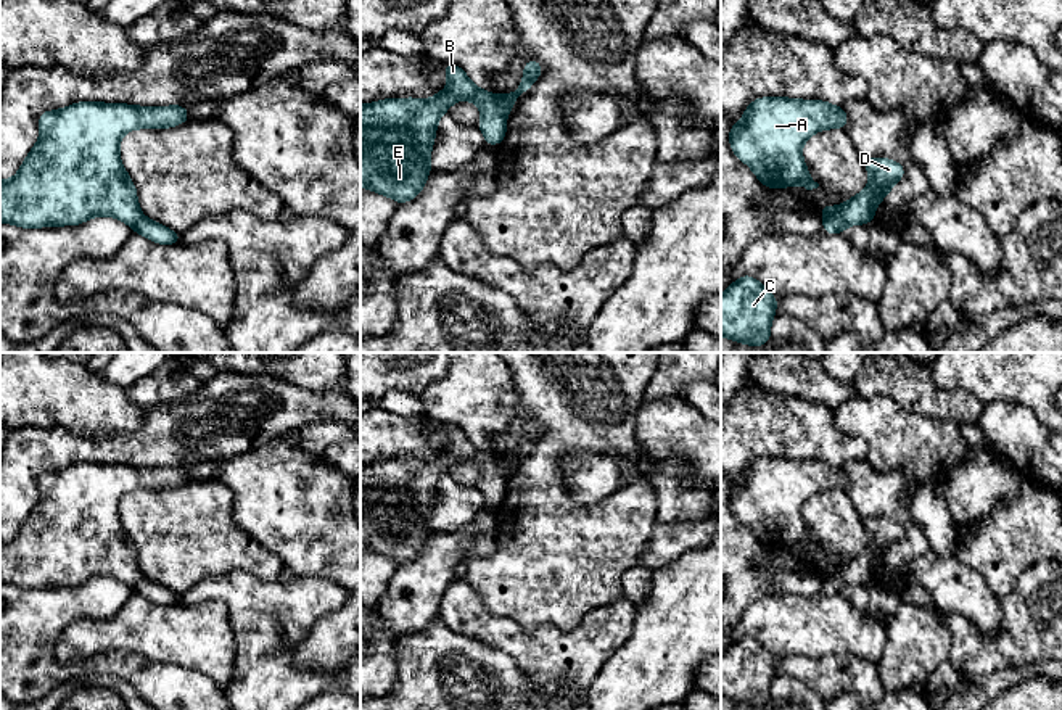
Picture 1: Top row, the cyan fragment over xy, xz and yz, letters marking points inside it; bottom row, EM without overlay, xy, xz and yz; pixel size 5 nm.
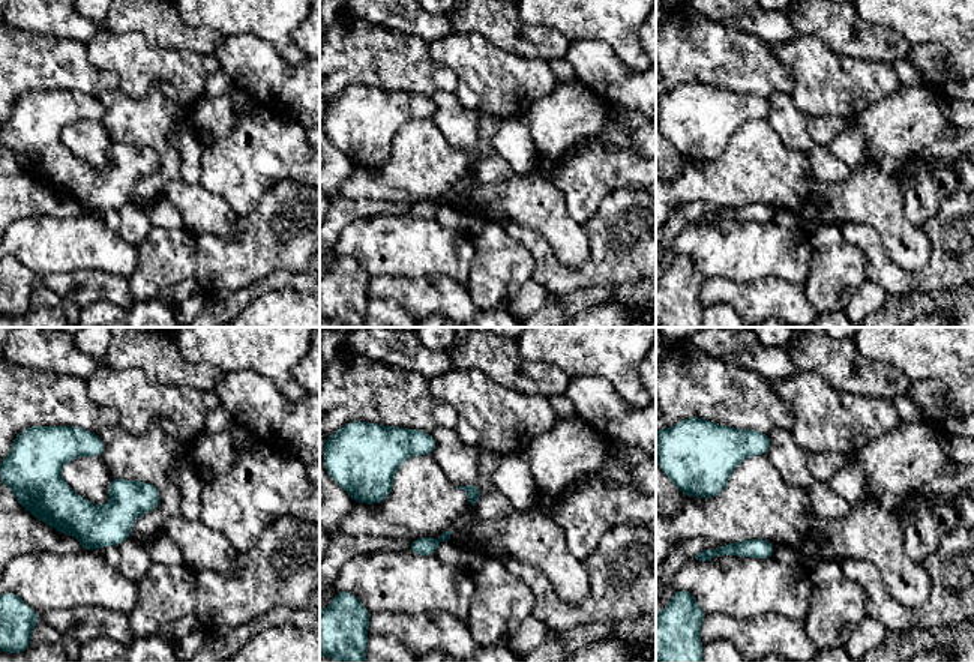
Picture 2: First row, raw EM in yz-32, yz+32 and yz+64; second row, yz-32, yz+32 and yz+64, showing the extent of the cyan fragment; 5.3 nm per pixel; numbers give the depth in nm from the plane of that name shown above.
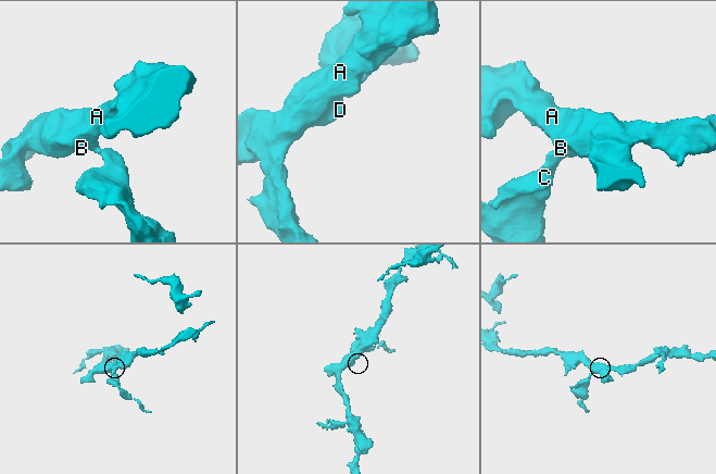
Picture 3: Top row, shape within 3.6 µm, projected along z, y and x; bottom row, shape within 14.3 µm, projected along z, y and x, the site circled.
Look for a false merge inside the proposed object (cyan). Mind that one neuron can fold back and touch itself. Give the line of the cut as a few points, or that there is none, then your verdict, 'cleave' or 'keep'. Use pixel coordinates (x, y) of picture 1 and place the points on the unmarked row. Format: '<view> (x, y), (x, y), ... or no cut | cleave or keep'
yz (824, 577), (834, 577), (847, 586) | cleave

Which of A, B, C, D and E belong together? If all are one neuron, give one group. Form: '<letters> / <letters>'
A B D E / C

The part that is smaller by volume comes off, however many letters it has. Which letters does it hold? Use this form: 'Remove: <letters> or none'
Remove: C

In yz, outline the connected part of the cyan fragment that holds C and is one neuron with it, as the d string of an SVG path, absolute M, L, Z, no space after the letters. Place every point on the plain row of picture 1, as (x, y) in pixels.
M755 638L735 639L721 655L721 697L748 707L764 707L771 702L777 662Z

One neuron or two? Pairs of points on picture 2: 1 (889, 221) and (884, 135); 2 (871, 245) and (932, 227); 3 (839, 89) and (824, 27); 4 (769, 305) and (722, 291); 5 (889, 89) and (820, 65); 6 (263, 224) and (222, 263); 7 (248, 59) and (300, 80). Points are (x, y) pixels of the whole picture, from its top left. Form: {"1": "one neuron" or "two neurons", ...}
{"1": "one neuron", "2": "one neuron", "3": "two neurons", "4": "one neuron", "5": "one neuron", "6": "one neuron", "7": "one neuron"}

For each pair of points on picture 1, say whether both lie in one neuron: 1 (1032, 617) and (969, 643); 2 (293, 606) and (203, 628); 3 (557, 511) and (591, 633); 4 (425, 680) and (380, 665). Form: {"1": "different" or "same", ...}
{"1": "same", "2": "different", "3": "different", "4": "different"}

